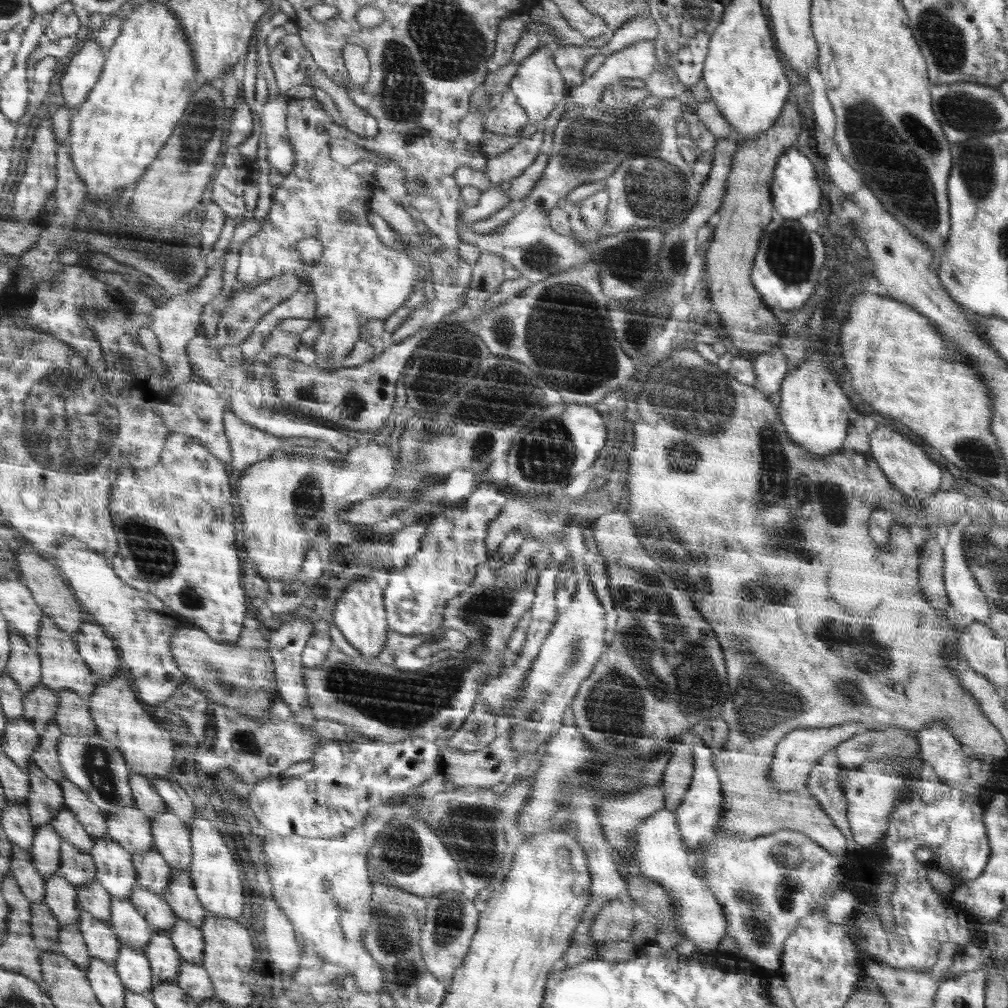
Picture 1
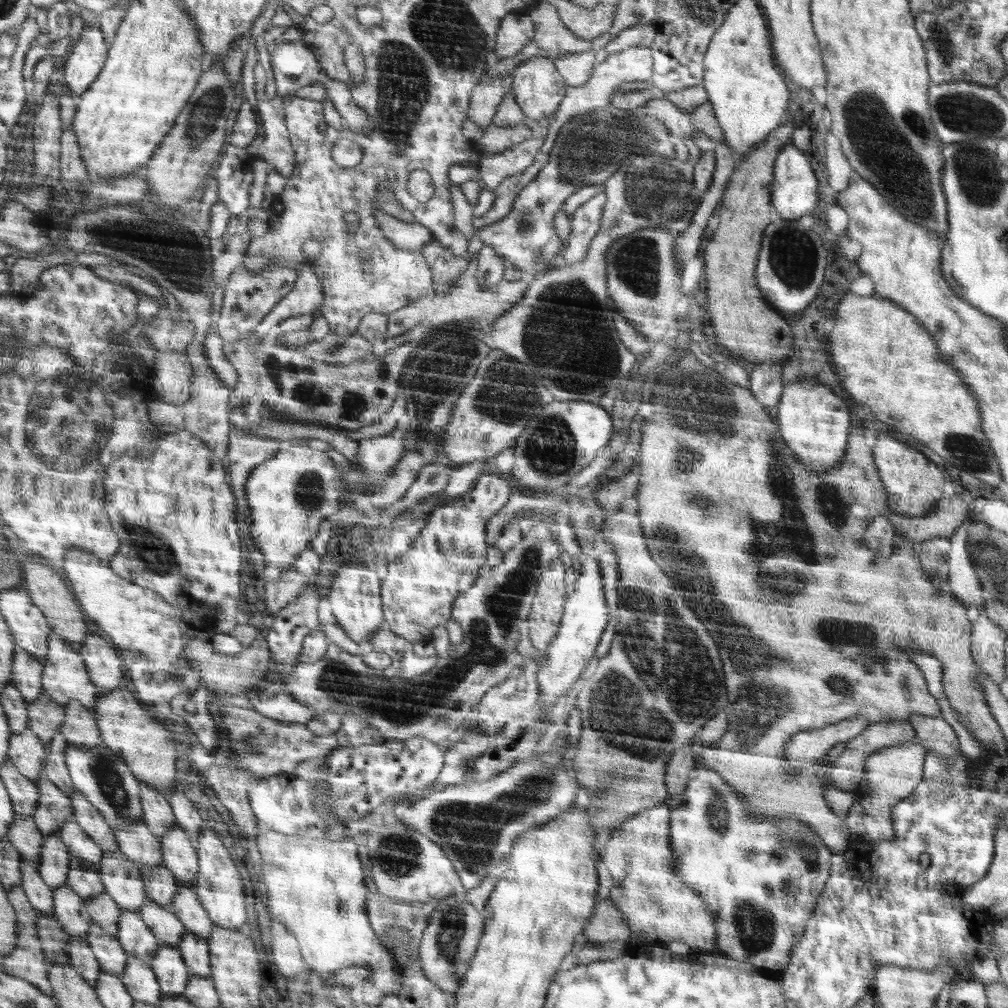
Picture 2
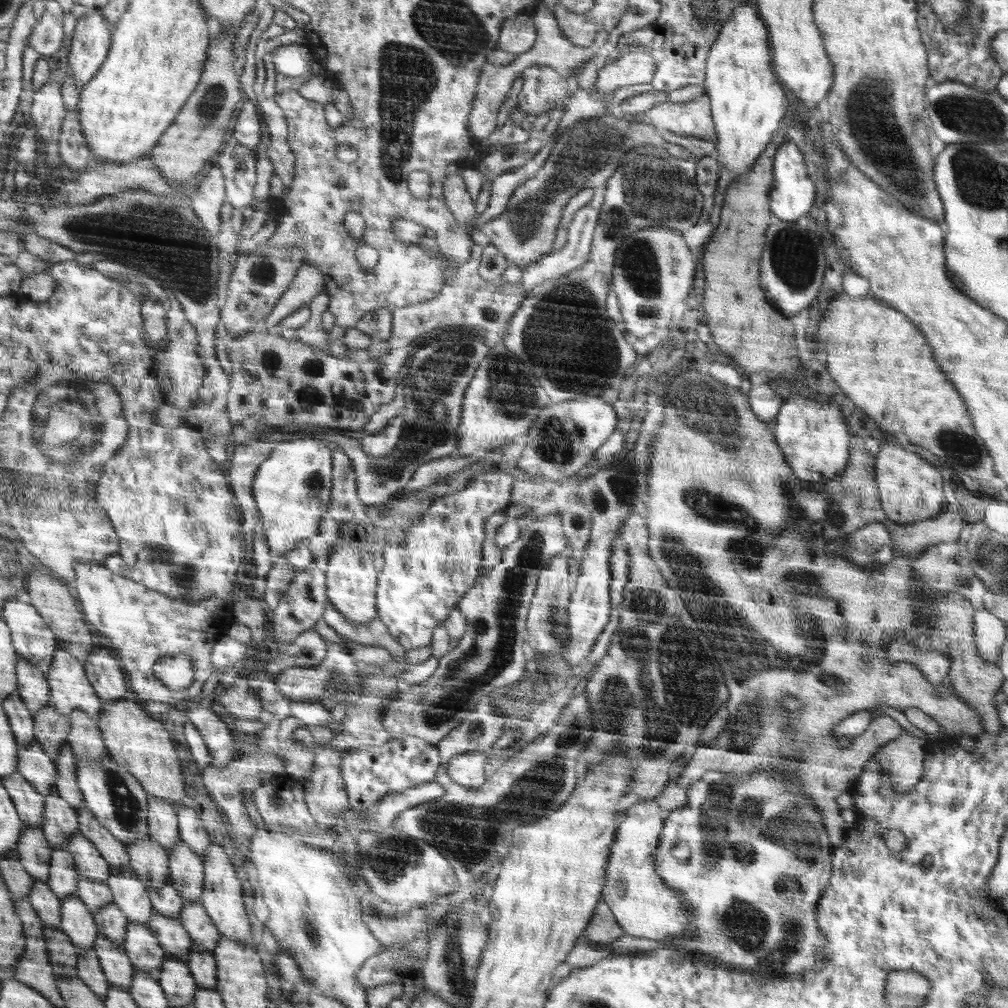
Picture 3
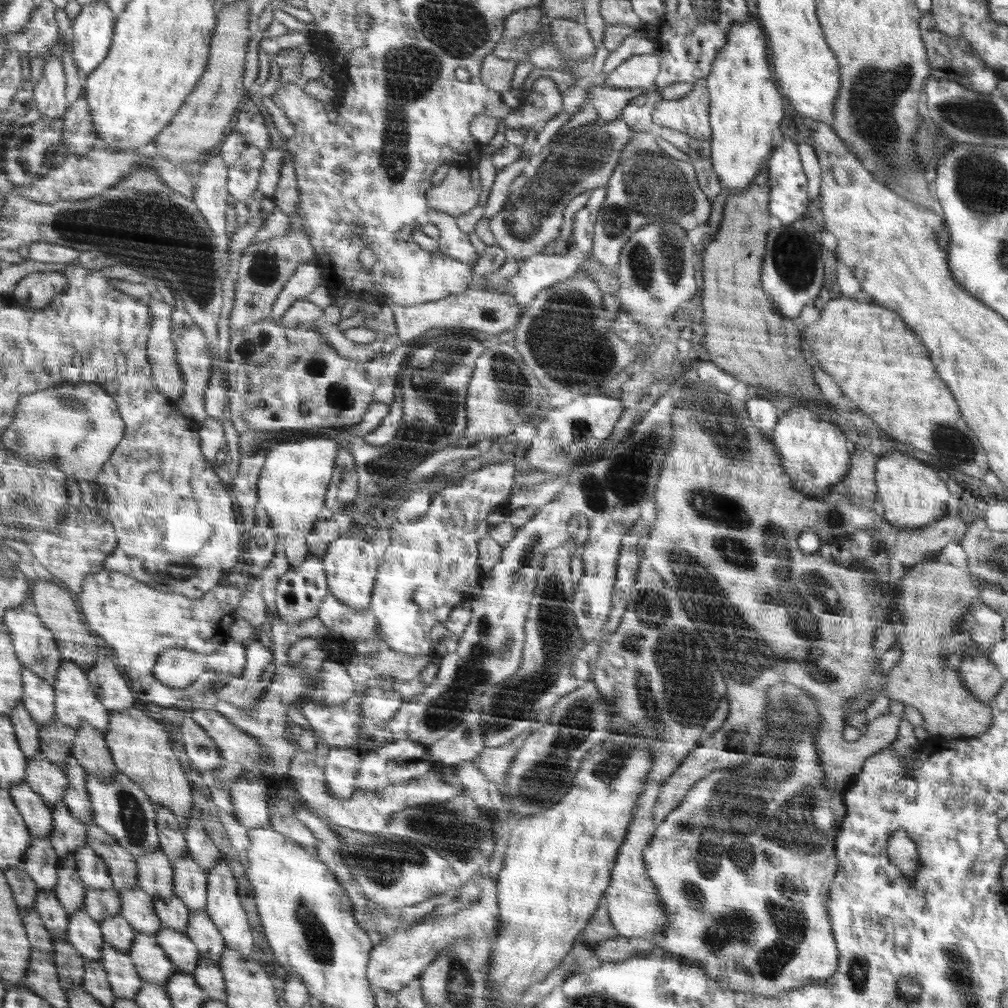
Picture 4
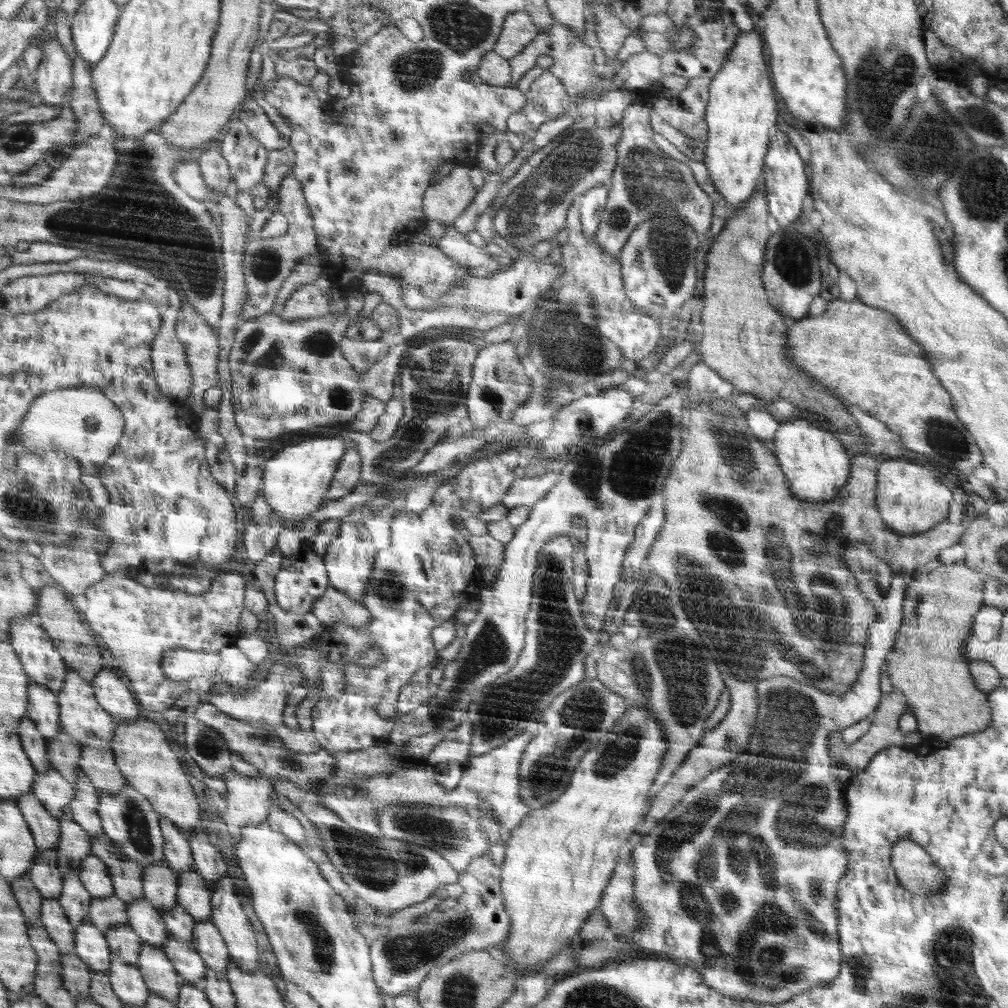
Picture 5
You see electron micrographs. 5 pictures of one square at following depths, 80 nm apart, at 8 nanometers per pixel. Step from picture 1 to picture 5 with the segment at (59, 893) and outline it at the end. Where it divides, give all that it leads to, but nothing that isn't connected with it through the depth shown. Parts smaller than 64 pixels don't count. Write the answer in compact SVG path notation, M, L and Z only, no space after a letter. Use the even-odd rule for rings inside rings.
M86 920L74 928L74 953L88 966L90 972L109 974L111 949L105 933Z

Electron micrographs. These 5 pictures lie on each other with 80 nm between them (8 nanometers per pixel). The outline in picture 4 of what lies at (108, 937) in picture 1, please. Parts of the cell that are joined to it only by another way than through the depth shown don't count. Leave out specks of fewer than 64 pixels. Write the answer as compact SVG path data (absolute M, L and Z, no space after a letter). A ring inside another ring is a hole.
M104 942L100 963L105 968L107 979L115 996L134 1000L143 980L135 969L130 955L122 954Z

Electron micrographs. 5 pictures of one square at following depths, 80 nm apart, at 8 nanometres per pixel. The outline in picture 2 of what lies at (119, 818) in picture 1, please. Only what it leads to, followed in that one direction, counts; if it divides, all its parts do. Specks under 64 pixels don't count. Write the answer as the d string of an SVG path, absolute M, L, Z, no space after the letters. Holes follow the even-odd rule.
M143 819L134 821L128 828L114 831L113 835L119 850L138 868L162 865L160 841L151 833Z

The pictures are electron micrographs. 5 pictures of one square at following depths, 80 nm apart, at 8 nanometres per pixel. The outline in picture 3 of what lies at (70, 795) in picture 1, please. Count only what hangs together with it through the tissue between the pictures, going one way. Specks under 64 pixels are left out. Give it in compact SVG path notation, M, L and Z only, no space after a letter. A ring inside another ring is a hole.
M84 802L77 808L79 832L99 851L102 858L109 862L112 869L129 865L129 856L125 844L120 842L105 826L102 826Z

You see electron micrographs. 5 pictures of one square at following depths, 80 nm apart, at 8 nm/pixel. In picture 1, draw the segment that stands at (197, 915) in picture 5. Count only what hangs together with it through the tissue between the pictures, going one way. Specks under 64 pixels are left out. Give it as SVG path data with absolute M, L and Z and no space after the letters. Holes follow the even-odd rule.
M170 808L158 813L149 823L153 846L170 868L189 872L192 847L188 826Z

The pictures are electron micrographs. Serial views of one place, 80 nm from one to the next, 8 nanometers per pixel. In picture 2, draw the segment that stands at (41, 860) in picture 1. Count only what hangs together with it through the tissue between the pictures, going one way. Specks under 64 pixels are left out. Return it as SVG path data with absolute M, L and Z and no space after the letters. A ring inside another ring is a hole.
M56 833L45 836L39 871L52 890L60 886L68 886L67 872L70 859L67 849L63 840Z

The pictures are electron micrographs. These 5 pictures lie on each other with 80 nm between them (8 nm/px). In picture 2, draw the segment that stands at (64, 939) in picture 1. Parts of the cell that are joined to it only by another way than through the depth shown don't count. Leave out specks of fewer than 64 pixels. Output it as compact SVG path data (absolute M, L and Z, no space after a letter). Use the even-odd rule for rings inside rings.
M71 936L67 942L68 953L70 953L70 964L81 974L92 988L97 983L98 973L101 966L87 943L87 939Z

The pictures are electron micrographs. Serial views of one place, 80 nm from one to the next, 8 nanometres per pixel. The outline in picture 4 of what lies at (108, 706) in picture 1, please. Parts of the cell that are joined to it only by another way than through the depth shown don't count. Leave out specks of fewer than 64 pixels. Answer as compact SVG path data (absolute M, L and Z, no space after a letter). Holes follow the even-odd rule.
M138 708L113 710L110 711L104 736L117 768L136 781L156 806L165 806L180 818L180 821L192 817L190 816L190 808L193 806L190 784L172 752L168 734L164 732L162 724L144 716Z

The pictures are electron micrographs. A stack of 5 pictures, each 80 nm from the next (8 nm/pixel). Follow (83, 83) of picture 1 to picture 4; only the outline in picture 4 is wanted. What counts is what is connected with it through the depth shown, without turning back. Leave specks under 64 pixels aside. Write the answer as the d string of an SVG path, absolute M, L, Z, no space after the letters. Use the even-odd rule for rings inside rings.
M107 3L82 5L70 29L72 58L81 77L94 73L114 42L115 13Z

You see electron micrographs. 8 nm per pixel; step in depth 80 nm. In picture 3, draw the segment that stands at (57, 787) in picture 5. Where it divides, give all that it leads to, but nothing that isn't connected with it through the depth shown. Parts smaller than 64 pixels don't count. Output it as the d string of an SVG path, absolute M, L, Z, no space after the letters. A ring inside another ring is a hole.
M39 740L20 745L18 770L47 798L55 790L57 770Z

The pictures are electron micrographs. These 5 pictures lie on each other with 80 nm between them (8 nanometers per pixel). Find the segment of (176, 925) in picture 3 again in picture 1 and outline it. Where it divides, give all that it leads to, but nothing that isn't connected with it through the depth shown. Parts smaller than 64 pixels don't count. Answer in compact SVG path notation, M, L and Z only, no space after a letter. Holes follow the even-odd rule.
M138 887L134 888L134 894L130 894L130 899L132 899L131 904L139 909L139 913L143 914L148 924L156 931L164 931L169 934L169 930L174 928L174 924L178 922L173 910L158 894L154 895Z

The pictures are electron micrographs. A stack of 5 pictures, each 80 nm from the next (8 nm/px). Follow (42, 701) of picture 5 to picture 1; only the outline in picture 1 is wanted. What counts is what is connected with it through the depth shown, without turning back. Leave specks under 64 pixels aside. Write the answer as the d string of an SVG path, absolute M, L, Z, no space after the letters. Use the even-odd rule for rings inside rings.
M11 625L12 654L7 666L7 673L19 683L21 690L28 694L36 690L43 682L43 660L41 653L34 648L28 639Z

